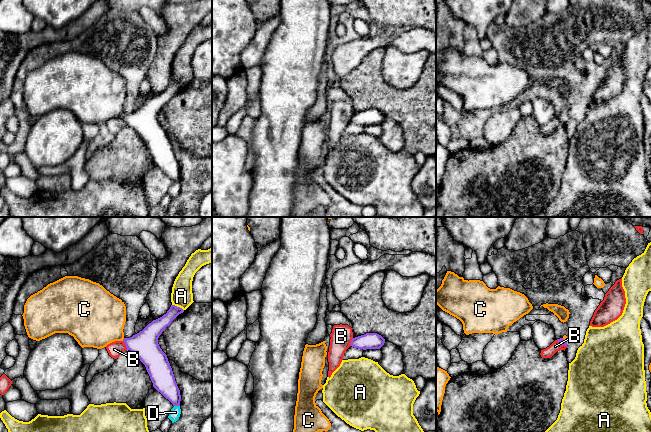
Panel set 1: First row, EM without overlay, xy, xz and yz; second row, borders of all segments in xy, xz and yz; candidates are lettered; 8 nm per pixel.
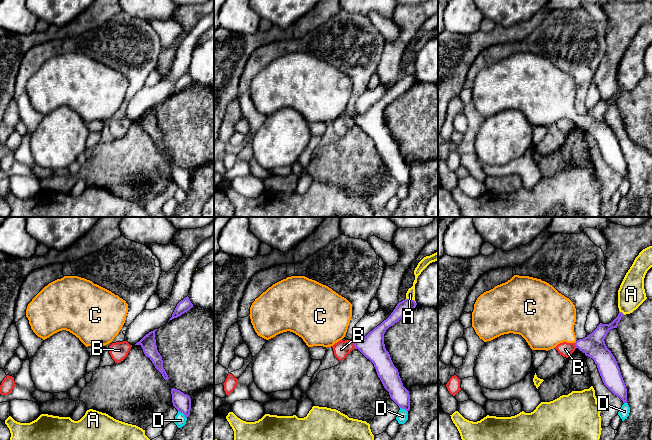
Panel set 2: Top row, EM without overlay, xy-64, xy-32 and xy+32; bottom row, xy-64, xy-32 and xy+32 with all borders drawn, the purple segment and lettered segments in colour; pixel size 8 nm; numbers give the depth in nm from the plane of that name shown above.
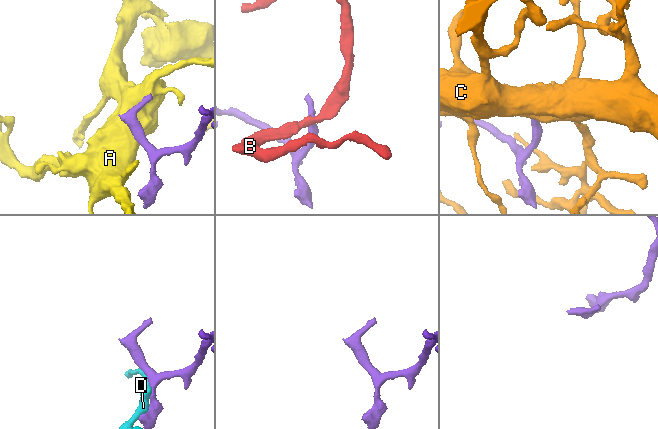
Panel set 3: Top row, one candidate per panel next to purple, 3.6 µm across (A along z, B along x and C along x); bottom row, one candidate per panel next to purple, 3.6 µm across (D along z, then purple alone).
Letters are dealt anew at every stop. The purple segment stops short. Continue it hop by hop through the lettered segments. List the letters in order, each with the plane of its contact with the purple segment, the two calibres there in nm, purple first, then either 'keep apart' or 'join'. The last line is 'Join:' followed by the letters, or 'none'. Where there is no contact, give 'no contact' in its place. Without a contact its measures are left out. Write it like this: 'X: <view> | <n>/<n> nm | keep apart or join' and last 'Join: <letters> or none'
A: xy | 120/170 nm | keep apart
B: xy | 220/120 nm | keep apart
C: xy | 220/420 nm | join
D: xy | 180/90 nm | keep apart
Join: C

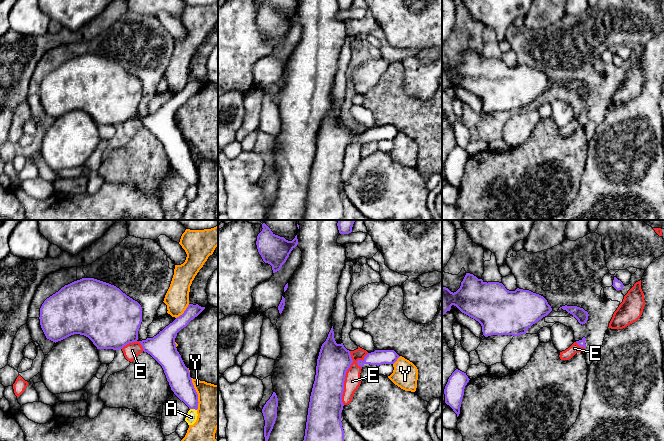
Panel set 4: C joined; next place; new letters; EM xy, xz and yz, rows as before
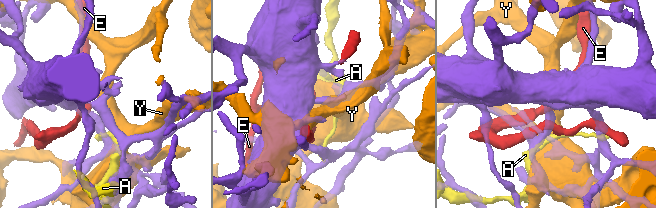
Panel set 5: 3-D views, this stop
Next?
A: xy | 180/90 nm | keep apart
E: xz | 260/130 nm | keep apart
Y: xy | 190/320 nm | keep apart
Join: none

